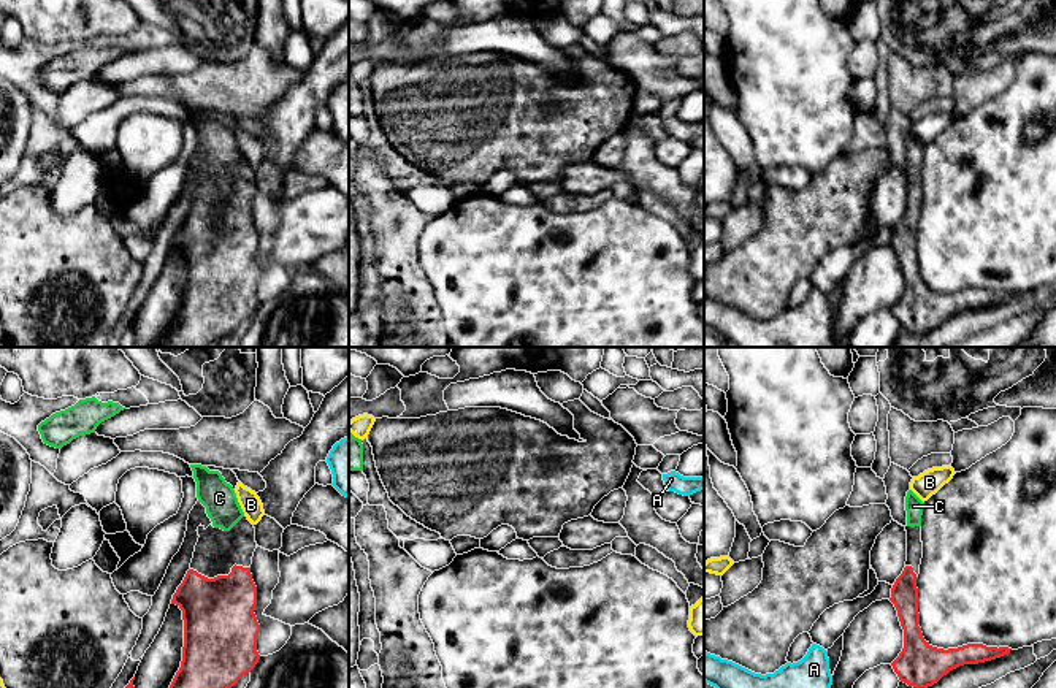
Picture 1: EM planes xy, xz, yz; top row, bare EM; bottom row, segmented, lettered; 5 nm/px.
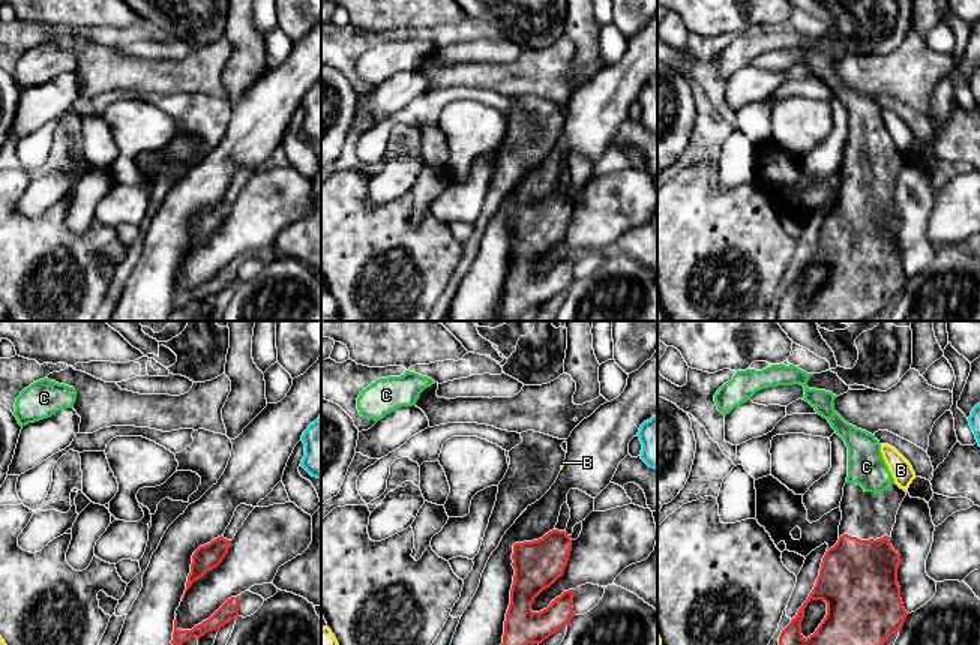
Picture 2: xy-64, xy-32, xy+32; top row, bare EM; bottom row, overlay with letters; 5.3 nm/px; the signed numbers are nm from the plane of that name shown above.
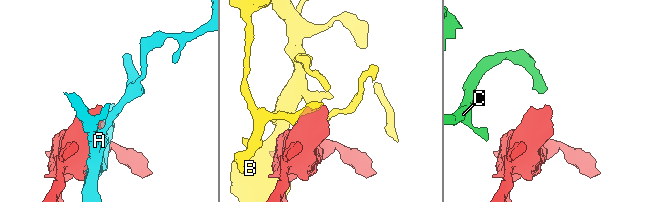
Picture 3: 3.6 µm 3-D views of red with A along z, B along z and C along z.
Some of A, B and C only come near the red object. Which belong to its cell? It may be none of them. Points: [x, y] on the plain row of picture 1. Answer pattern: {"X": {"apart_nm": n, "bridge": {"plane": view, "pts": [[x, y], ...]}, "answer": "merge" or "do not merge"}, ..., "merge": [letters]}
{"A": {"apart_nm": 300, "bridge": {"plane": "yz", "pts": [[891, 309], [831, 321]]}, "answer": "do not merge"}, "B": {"apart_nm": 220, "bridge": {"plane": "xy", "pts": [[241, 211], [252, 168]]}, "answer": "do not merge"}, "C": {"apart_nm": 180, "bridge": {"plane": "xy", "pts": [[235, 210], [229, 175]]}, "answer": "merge"}, "merge": ["C"]}

